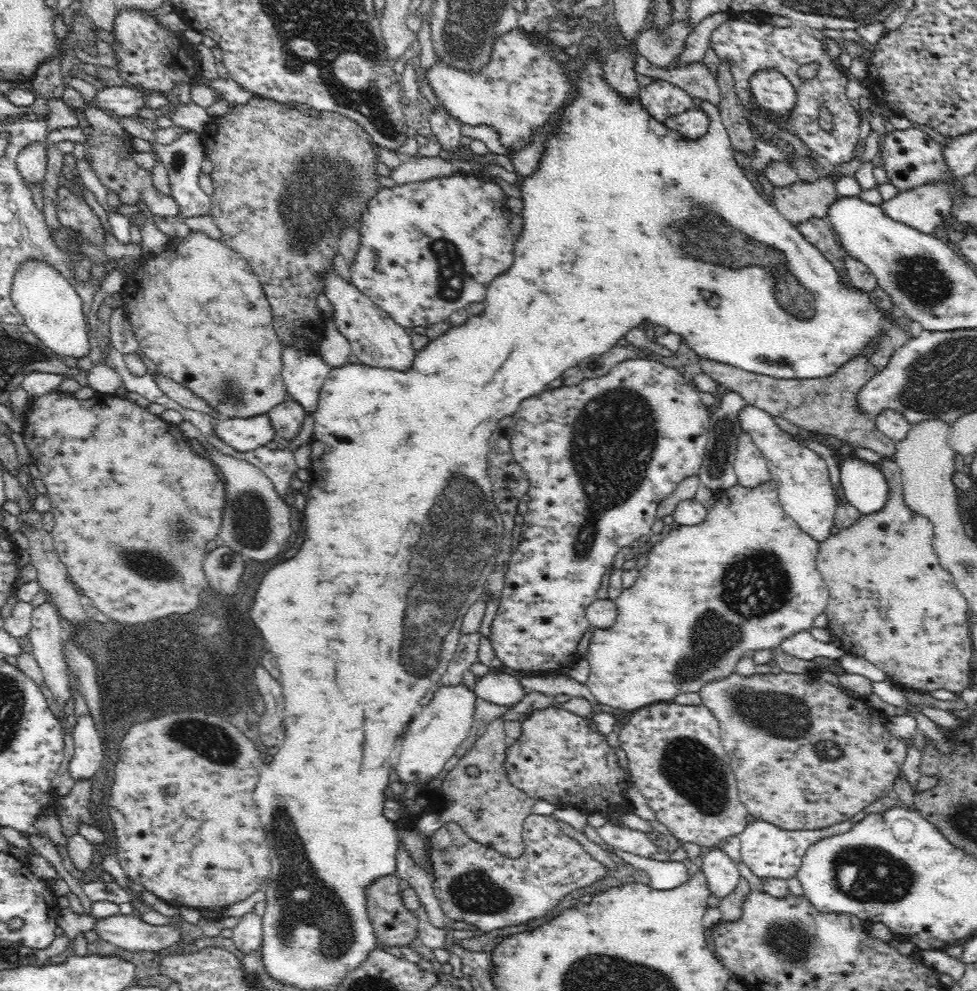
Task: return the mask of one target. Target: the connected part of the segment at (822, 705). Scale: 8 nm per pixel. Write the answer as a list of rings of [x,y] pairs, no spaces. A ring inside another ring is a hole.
[[[772,665],[756,675],[734,673],[709,681],[699,694],[703,706],[717,718],[741,801],[756,819],[784,830],[820,830],[848,819],[860,819],[865,816],[866,807],[877,799],[893,796],[893,786],[906,758],[904,740],[890,734],[886,722],[874,724],[872,710],[856,704],[862,696],[853,694],[832,677],[818,671],[785,672]],[[806,756],[810,758],[808,762],[804,762]]]

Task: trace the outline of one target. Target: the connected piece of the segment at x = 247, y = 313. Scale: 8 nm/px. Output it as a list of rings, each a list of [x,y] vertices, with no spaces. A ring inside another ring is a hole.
[[[203,232],[198,236],[198,246],[182,246],[182,242],[178,242],[170,254],[156,253],[154,258],[144,260],[136,270],[136,284],[140,294],[134,294],[132,298],[144,302],[123,302],[136,340],[145,356],[156,364],[158,373],[179,382],[198,395],[218,412],[220,418],[248,420],[266,415],[275,406],[290,399],[281,375],[281,352],[285,345],[272,325],[270,303],[262,285],[256,280],[256,274],[244,262],[242,255]]]

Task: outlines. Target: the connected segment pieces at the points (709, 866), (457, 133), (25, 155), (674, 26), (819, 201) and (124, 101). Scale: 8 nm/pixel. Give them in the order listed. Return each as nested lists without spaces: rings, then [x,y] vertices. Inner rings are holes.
[[[711,848],[704,851],[700,856],[703,861],[703,867],[699,867],[697,871],[703,871],[709,880],[711,892],[720,899],[726,898],[732,894],[740,884],[740,869],[738,869],[737,859],[728,856],[720,848]]]
[[[445,108],[436,109],[429,117],[426,117],[425,121],[428,122],[433,134],[439,138],[444,148],[455,149],[463,146],[462,138],[466,138],[466,135],[461,128],[466,124],[452,116]]]
[[[46,141],[26,145],[16,162],[19,172],[27,182],[42,183],[49,168]]]
[[[679,18],[664,30],[648,29],[642,33],[639,42],[636,43],[637,49],[648,62],[660,68],[678,67],[691,26],[687,18]]]
[[[830,179],[814,183],[798,180],[796,184],[778,187],[774,196],[773,205],[794,226],[813,218],[828,218],[830,206],[840,197]]]
[[[124,85],[122,88],[108,87],[100,89],[94,102],[90,102],[87,105],[100,109],[100,111],[114,112],[117,116],[134,116],[134,114],[138,114],[138,111],[144,107],[143,95],[144,92],[128,85]]]

